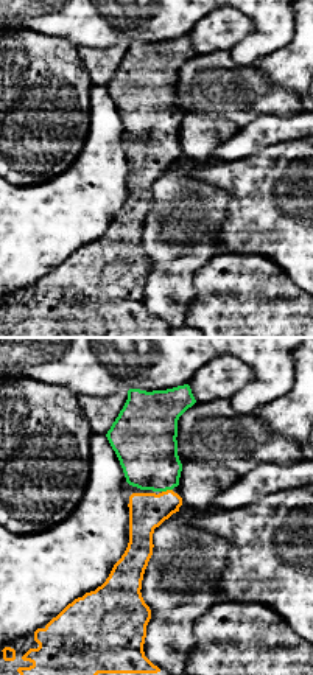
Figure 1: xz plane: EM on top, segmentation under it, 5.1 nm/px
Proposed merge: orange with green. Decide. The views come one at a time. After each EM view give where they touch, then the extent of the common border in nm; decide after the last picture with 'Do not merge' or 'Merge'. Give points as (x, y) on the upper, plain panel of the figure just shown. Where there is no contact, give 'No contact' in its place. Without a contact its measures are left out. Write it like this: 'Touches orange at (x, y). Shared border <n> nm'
Touches orange at (167, 142). Shared border 60 nm

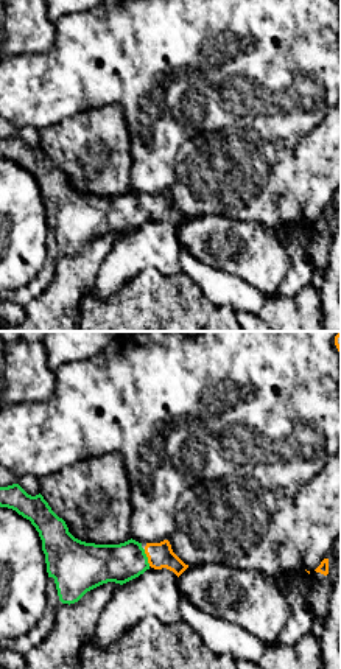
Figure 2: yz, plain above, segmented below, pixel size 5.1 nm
Touches orange at (147, 207). Shared border 90 nm

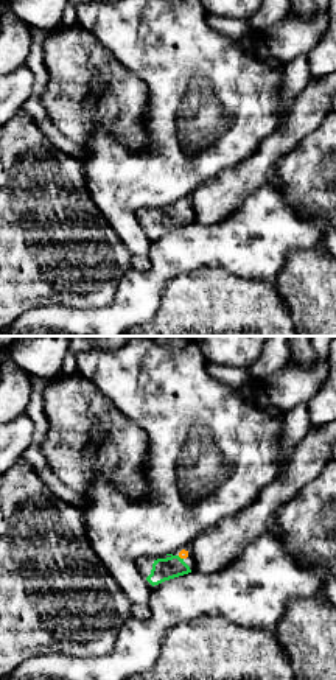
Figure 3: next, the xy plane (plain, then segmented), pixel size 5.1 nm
Touches orange at (181, 209). Shared border 40 nm

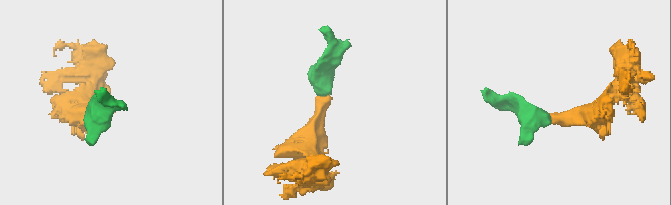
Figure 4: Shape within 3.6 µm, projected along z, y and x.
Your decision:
Merge

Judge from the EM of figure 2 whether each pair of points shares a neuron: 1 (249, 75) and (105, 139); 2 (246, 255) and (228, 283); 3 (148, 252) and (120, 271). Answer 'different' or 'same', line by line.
1: different
2: different
3: same

